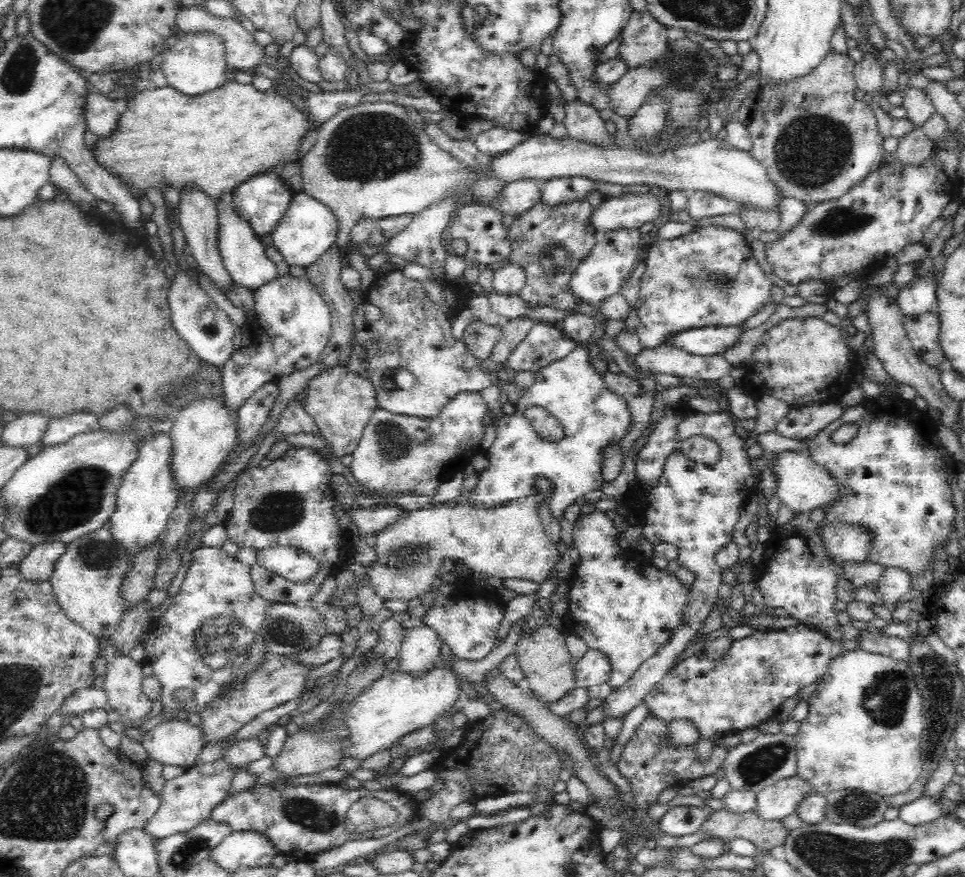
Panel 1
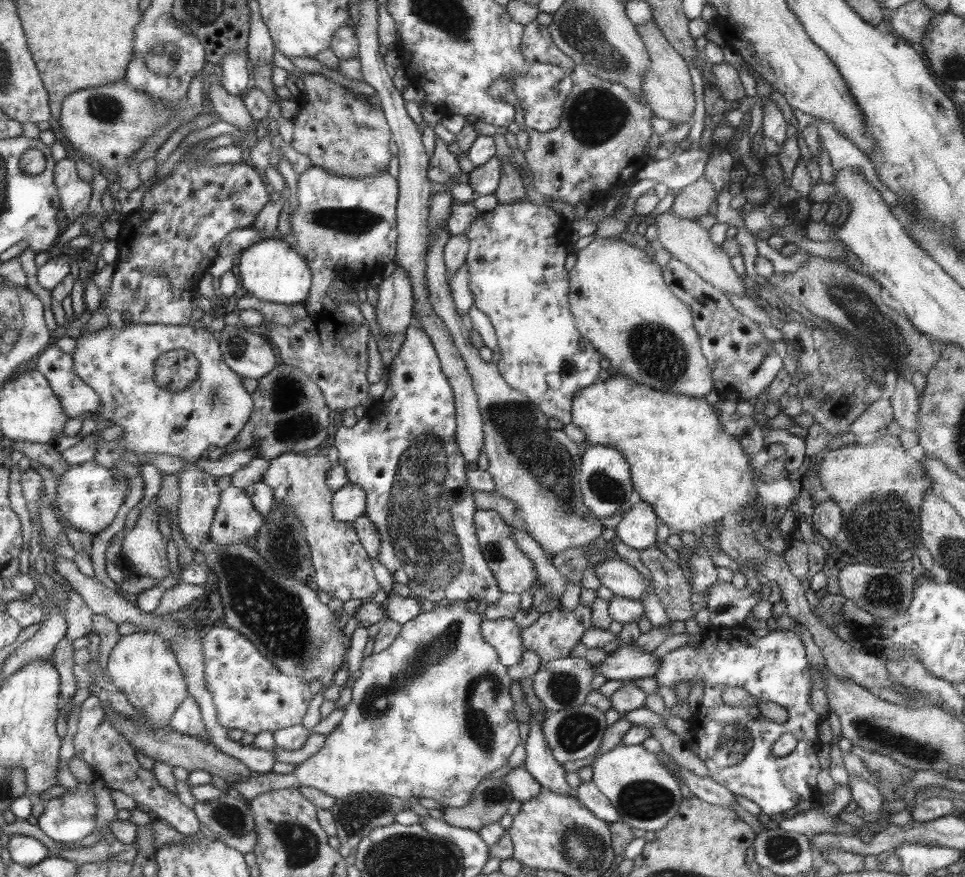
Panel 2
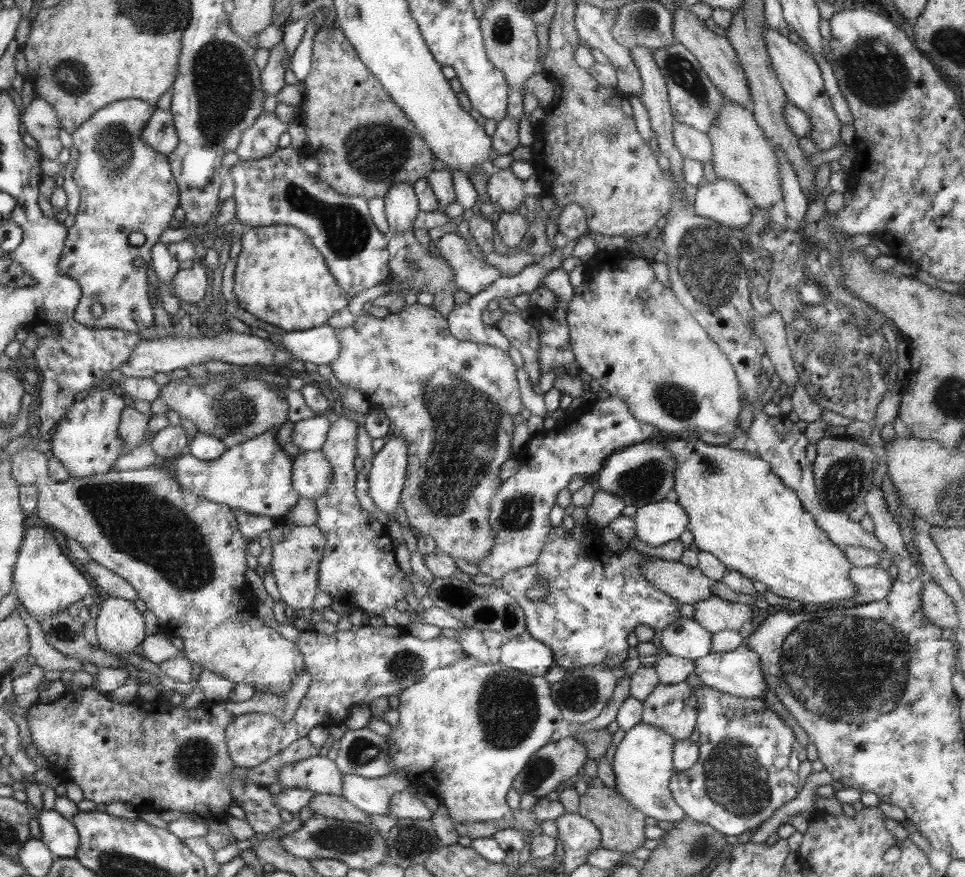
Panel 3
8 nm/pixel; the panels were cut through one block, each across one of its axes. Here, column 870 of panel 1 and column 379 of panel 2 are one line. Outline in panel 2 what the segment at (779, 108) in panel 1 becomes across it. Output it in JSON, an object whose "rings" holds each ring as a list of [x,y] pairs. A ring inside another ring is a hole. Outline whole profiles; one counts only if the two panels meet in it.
{"rings":[[[304,73],[302,79],[306,91],[296,99],[299,112],[292,119],[294,132],[290,143],[294,150],[310,157],[309,168],[320,166],[351,179],[389,172],[392,153],[388,148],[392,136],[383,111],[376,109],[365,96],[348,90],[343,83],[326,75]]]}

